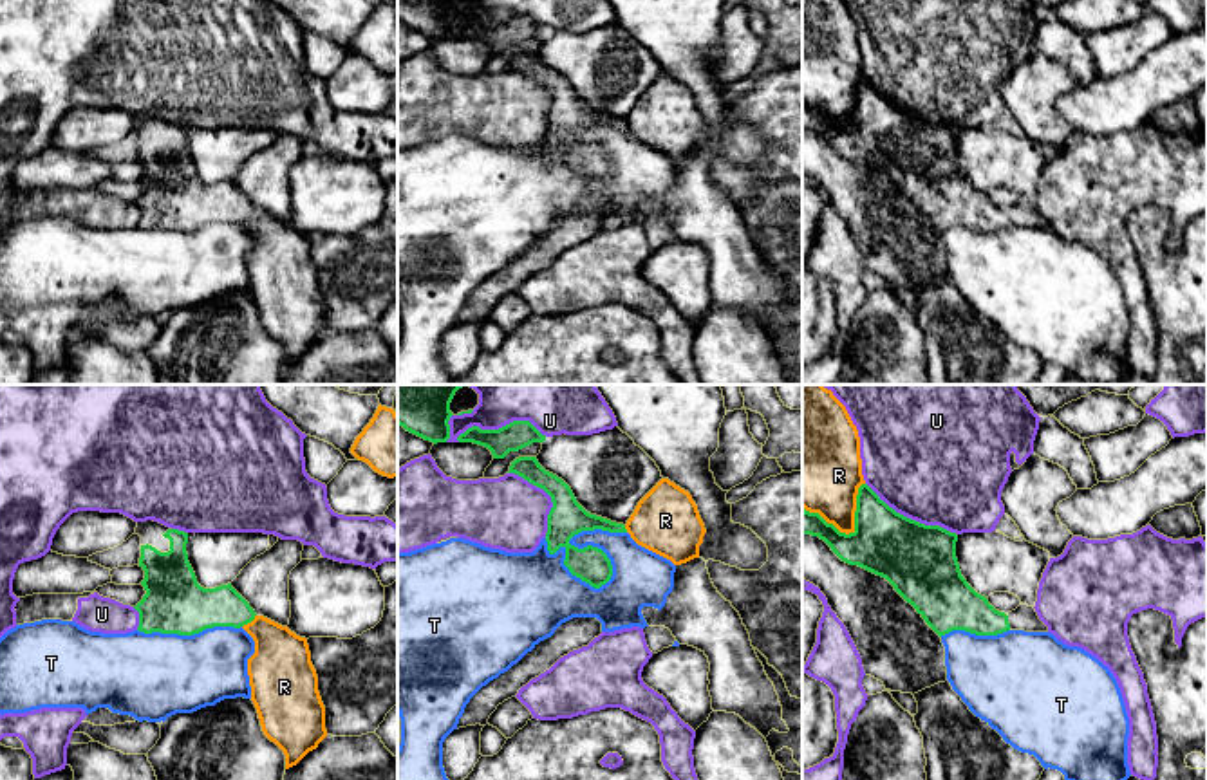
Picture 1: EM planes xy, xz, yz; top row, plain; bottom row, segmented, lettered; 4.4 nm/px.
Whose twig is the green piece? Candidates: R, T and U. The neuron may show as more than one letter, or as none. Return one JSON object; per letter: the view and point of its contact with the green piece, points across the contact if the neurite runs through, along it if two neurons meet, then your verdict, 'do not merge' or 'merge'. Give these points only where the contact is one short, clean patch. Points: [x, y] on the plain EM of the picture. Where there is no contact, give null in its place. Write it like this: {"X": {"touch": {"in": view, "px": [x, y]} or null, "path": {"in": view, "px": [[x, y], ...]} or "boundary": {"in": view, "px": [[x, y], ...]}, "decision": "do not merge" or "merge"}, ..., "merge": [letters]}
{"R": {"touch": {"in": "yz", "px": [851, 129]}, "decision": "do not merge"}, "T": {"touch": {"in": "xz", "px": [609, 159]}, "decision": "do not merge"}, "U": {"touch": {"in": "xz", "px": [503, 22]}, "decision": "do not merge"}, "merge": []}

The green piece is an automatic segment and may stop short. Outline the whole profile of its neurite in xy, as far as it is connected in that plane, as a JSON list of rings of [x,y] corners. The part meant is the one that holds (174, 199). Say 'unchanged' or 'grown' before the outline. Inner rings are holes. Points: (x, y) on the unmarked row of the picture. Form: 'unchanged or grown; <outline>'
grown; [[[137,117],[141,132],[139,162],[146,190],[134,202],[139,228],[193,231],[213,222],[240,224],[255,215],[255,206],[231,182],[204,184],[188,157],[188,128],[159,117]]]

